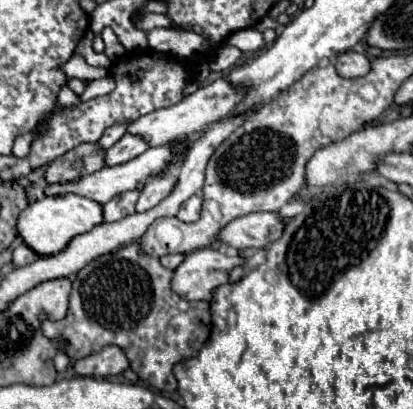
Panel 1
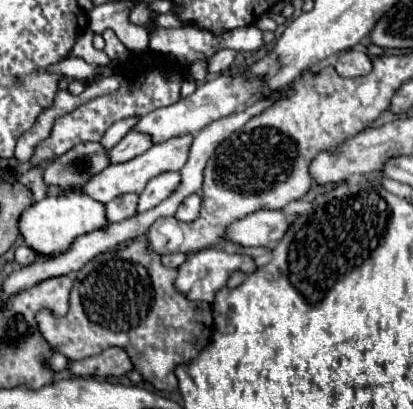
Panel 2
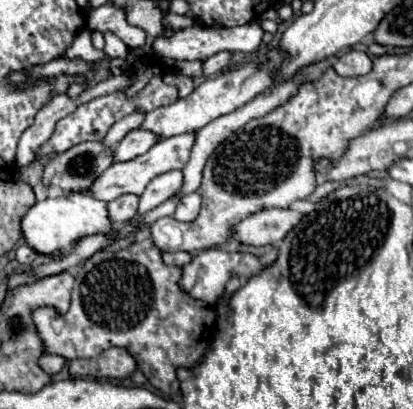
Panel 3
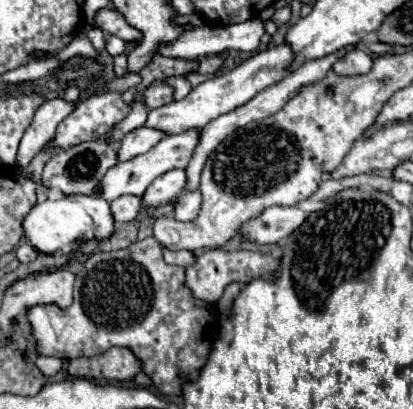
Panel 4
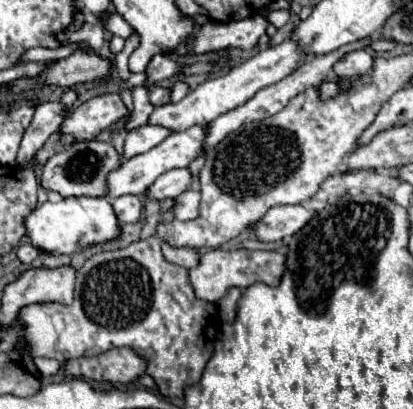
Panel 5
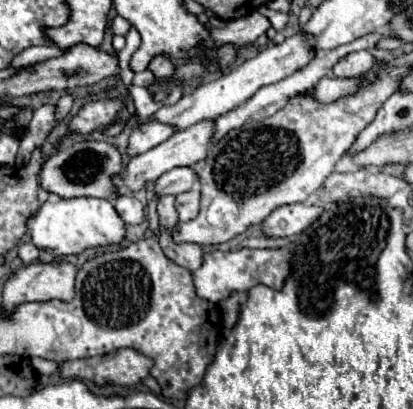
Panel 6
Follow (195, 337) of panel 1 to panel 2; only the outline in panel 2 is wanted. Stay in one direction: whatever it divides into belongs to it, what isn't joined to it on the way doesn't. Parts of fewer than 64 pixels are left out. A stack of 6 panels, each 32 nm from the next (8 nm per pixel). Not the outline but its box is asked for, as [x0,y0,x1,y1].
[36,240,212,392]

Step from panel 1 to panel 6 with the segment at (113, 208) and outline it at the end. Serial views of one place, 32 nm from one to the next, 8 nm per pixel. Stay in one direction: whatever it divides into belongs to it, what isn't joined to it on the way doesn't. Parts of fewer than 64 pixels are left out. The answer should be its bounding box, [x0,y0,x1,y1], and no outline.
[114,196,144,224]

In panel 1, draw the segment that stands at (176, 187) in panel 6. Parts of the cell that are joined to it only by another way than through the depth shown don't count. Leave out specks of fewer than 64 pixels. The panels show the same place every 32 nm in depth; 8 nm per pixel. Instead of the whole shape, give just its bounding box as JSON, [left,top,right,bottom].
[136,172,176,212]

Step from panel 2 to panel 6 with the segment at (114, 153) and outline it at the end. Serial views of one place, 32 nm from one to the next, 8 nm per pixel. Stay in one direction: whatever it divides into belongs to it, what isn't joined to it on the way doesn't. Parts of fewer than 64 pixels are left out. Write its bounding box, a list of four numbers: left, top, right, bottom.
[126,120,176,156]

